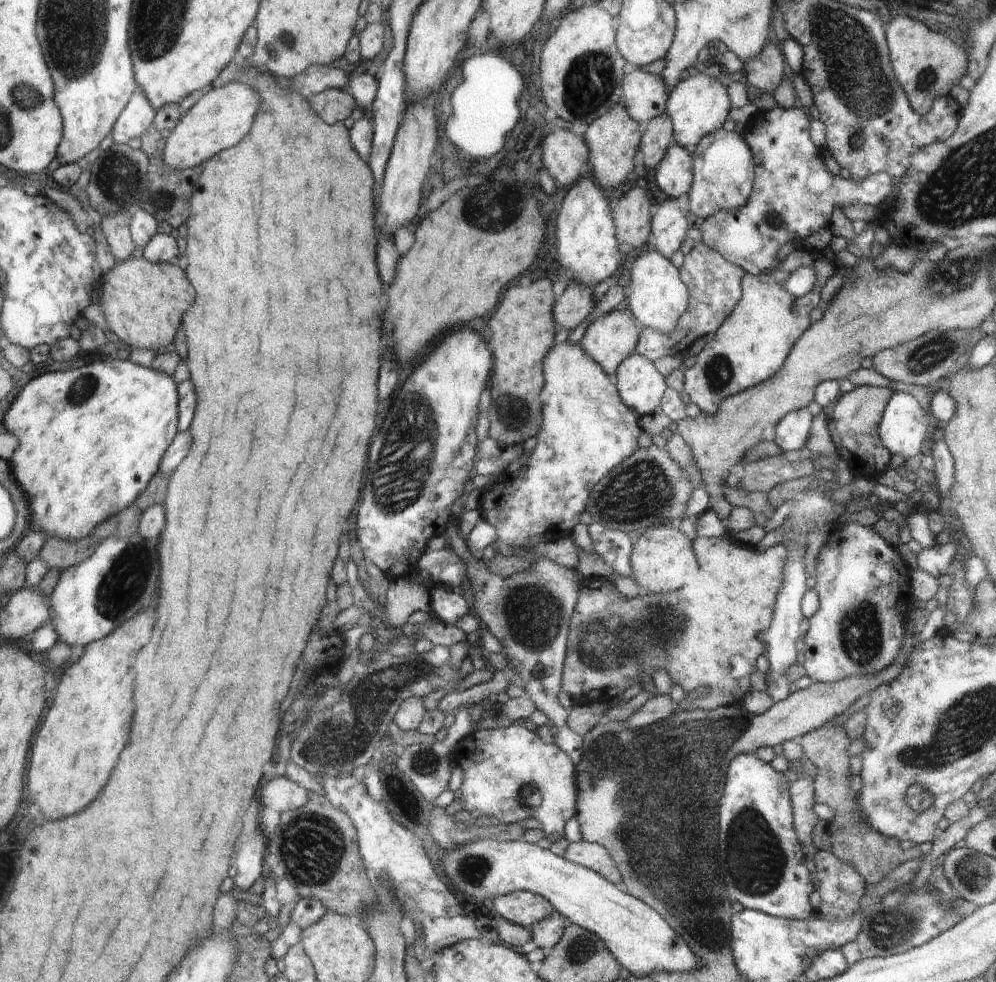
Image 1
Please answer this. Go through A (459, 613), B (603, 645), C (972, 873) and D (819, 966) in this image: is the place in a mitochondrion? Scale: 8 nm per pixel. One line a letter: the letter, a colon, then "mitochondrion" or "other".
A: other
B: mitochondrion
C: mitochondrion
D: other

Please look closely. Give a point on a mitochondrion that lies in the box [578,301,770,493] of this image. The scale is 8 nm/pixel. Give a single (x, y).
(719, 372)

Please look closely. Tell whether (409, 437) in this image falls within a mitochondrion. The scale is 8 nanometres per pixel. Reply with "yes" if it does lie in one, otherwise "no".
yes

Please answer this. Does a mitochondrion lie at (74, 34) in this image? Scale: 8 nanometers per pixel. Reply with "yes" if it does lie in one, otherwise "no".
yes

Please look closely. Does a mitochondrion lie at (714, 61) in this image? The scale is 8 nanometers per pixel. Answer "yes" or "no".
no

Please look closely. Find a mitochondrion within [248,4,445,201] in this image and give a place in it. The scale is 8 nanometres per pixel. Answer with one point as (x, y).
(285, 42)

